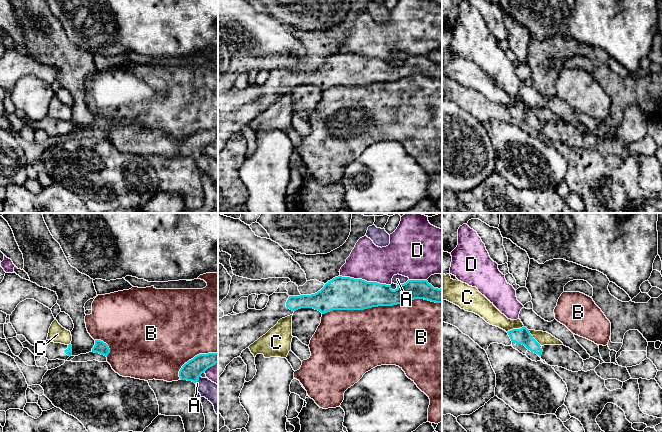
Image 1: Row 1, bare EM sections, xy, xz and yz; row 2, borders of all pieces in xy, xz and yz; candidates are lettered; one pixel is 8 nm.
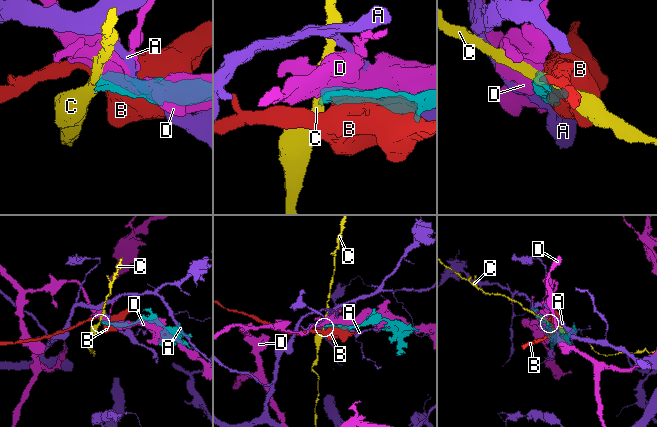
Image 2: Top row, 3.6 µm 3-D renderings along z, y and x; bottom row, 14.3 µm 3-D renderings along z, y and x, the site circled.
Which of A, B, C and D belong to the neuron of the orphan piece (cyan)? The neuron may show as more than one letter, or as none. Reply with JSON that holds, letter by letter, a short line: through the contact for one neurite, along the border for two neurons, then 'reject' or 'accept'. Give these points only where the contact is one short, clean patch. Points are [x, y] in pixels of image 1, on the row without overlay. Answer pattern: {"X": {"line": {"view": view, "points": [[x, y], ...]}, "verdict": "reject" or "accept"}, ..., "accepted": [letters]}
{"A": {"verdict": "reject"}, "B": {"verdict": "reject"}, "C": {"line": {"view": "yz", "points": [[523, 101], [517, 105], [510, 105], [507, 108]]}, "verdict": "reject"}, "D": {"verdict": "reject"}, "accepted": []}

